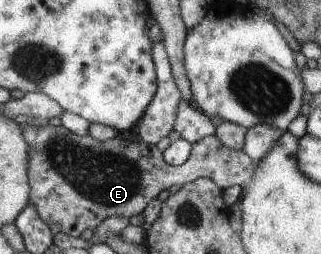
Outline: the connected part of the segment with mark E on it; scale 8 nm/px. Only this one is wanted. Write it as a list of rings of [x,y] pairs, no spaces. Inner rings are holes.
[[[25,123],[20,126],[22,126],[22,136],[30,150],[30,155],[27,156],[27,179],[31,188],[32,206],[35,206],[40,220],[49,227],[54,223],[59,224],[60,232],[72,238],[78,238],[80,232],[86,228],[94,231],[96,226],[108,216],[140,215],[150,200],[156,199],[159,192],[167,190],[172,184],[180,186],[195,178],[206,177],[215,181],[224,190],[229,186],[243,186],[257,167],[256,162],[246,156],[244,151],[226,148],[215,134],[192,143],[188,158],[180,166],[174,166],[163,159],[163,153],[156,149],[156,145],[147,145],[144,141],[134,142],[122,136],[113,136],[107,141],[97,141],[90,135],[76,136],[76,133],[70,132],[62,125],[55,127],[48,123],[41,127],[33,127]]]

